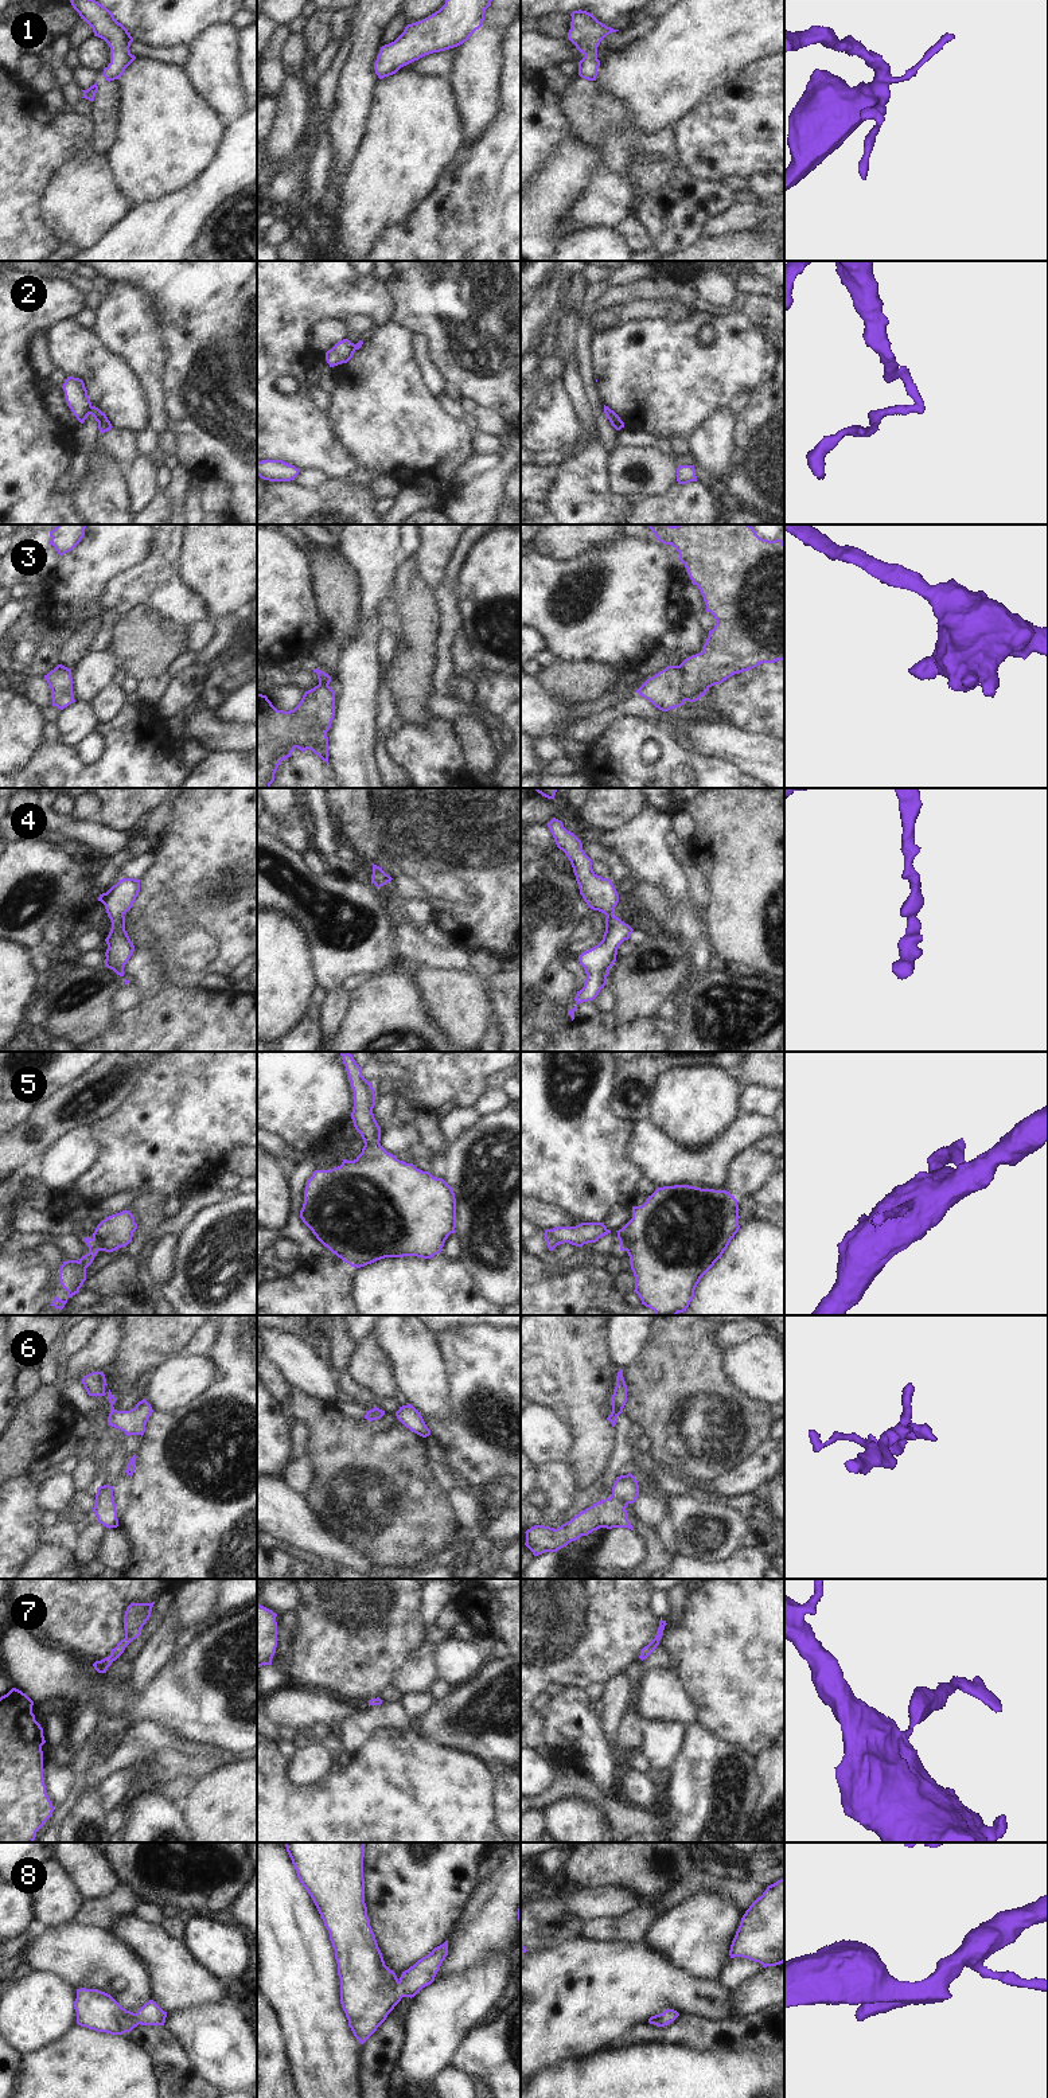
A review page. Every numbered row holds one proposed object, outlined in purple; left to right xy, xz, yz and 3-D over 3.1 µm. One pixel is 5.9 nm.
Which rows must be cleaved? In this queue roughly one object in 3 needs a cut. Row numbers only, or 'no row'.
2, 3

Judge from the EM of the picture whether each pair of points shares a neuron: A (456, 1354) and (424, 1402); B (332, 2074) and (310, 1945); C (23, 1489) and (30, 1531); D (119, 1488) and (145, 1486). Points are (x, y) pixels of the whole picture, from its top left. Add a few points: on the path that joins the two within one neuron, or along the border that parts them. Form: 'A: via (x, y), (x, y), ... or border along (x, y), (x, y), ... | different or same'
A: border along (437, 1337), (448, 1367), (451, 1396) | different
B: via (318, 2042), (310, 2013), (310, 1977) | same
C: via (23, 1500), (23, 1520) | same
D: border along (132, 1477), (132, 1496), (121, 1517) | different

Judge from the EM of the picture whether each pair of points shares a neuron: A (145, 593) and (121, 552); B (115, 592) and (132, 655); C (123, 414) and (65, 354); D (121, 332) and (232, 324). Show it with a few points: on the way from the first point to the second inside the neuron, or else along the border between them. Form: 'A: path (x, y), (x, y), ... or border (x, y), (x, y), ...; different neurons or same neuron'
A: border (152, 545), (139, 562), (116, 573), (104, 585); different neurons
B: border (152, 608), (133, 607), (119, 617); different neurons
C: path (121, 396), (84, 357); same neuron
D: border (155, 299), (168, 361); different neurons

